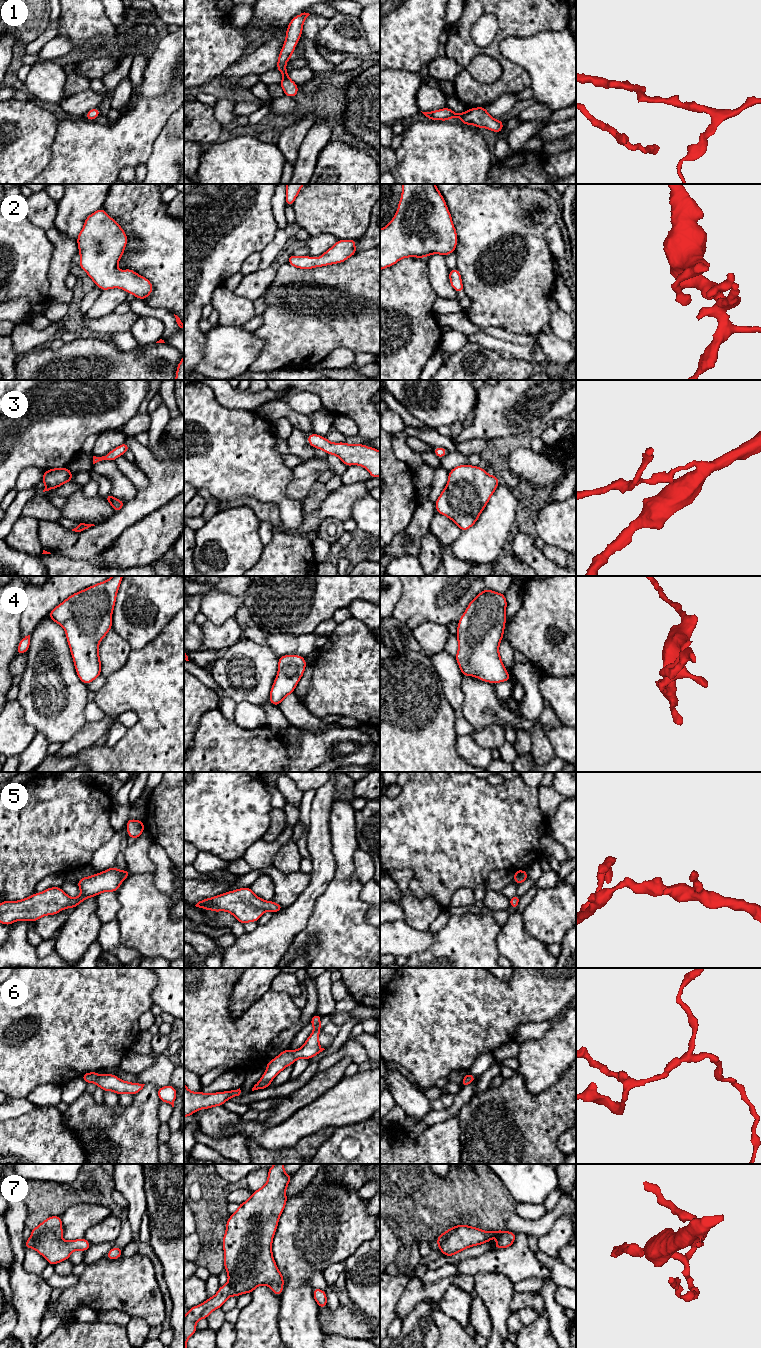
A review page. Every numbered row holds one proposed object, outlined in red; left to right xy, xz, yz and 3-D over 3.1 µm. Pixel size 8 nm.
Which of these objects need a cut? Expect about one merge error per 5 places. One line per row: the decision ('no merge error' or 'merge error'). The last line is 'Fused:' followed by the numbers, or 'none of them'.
1: merge error
2: no merge error
3: no merge error
4: no merge error
5: no merge error
6: no merge error
7: no merge error
Fused: 1

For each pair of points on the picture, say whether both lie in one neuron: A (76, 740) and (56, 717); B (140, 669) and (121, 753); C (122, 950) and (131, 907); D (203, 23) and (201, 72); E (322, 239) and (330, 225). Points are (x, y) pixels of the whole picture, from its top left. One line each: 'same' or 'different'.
A: different
B: same
C: different
D: same
E: different

